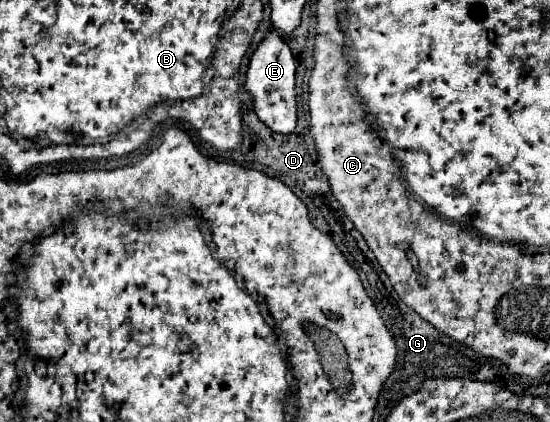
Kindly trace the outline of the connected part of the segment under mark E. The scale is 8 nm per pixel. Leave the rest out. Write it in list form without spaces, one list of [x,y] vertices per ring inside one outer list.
[[[271,30],[269,36],[259,44],[251,56],[245,88],[255,100],[255,112],[265,126],[279,134],[291,134],[297,126],[297,92],[295,92],[295,58],[289,46],[281,40],[277,30]]]

